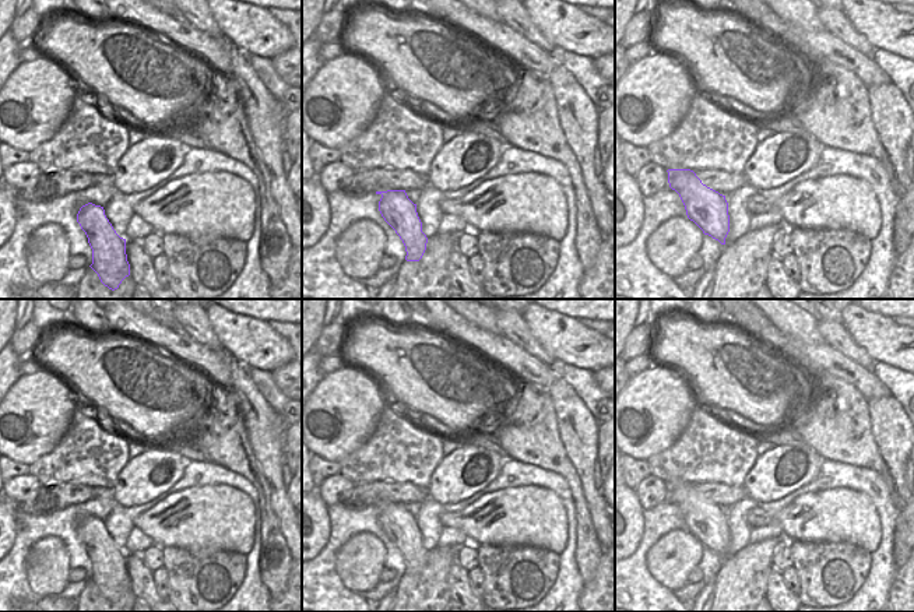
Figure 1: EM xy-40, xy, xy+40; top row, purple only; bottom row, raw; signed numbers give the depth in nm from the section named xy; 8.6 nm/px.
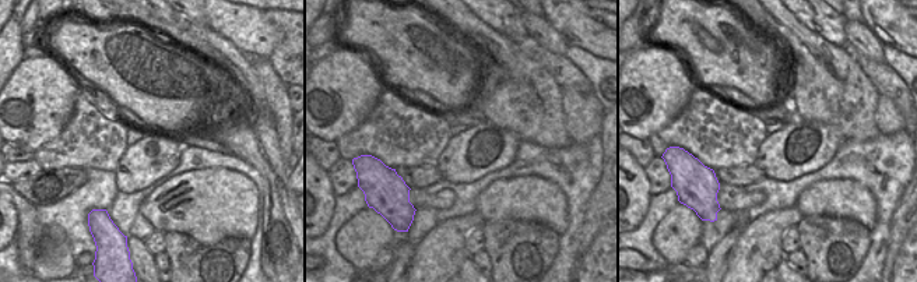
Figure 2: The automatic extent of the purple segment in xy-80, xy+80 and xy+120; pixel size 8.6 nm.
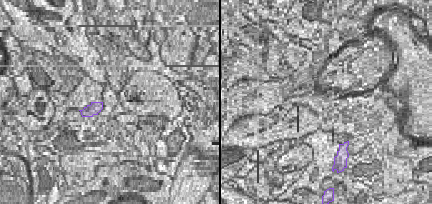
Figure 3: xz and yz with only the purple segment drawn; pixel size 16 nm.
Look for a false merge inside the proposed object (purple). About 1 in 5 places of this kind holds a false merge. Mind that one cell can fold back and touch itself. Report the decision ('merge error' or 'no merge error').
no merge error

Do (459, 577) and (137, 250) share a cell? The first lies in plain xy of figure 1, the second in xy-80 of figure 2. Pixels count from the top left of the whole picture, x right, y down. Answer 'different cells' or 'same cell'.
same cell

